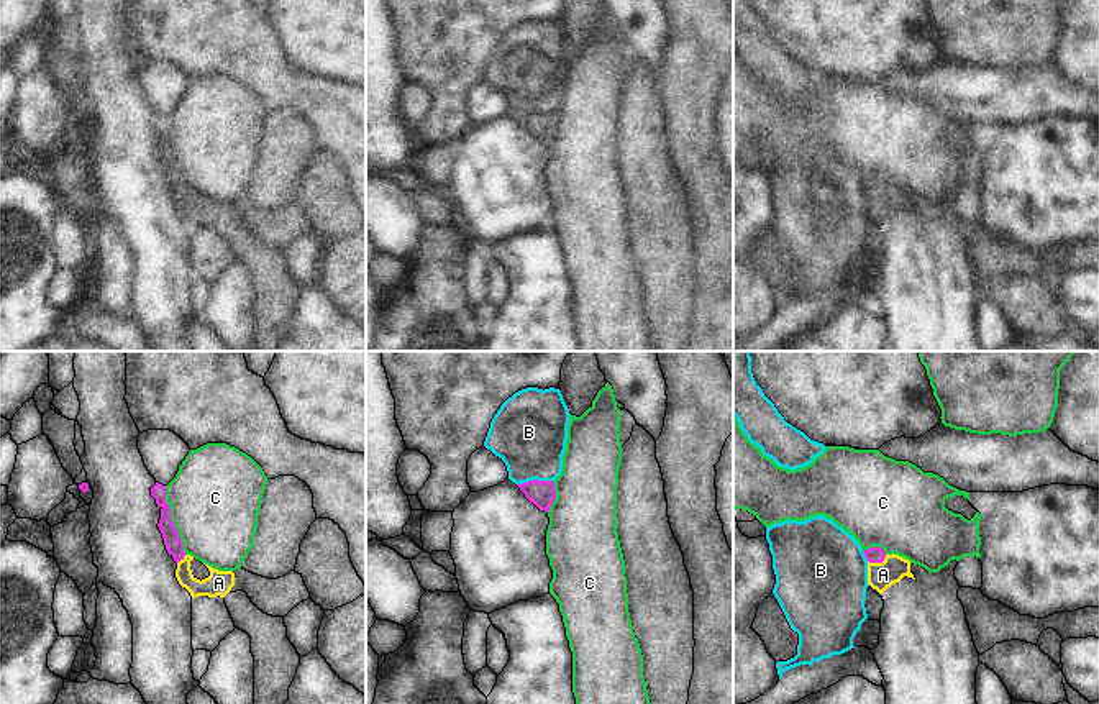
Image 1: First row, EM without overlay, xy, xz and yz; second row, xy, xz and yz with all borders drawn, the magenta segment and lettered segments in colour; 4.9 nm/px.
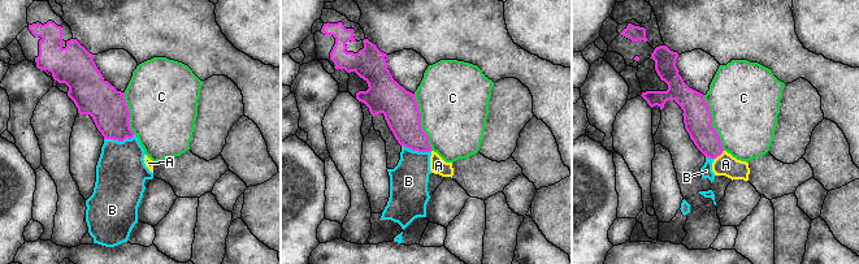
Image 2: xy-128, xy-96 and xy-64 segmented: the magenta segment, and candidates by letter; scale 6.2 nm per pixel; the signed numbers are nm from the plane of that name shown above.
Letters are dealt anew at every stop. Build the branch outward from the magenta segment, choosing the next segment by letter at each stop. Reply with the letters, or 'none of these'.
A

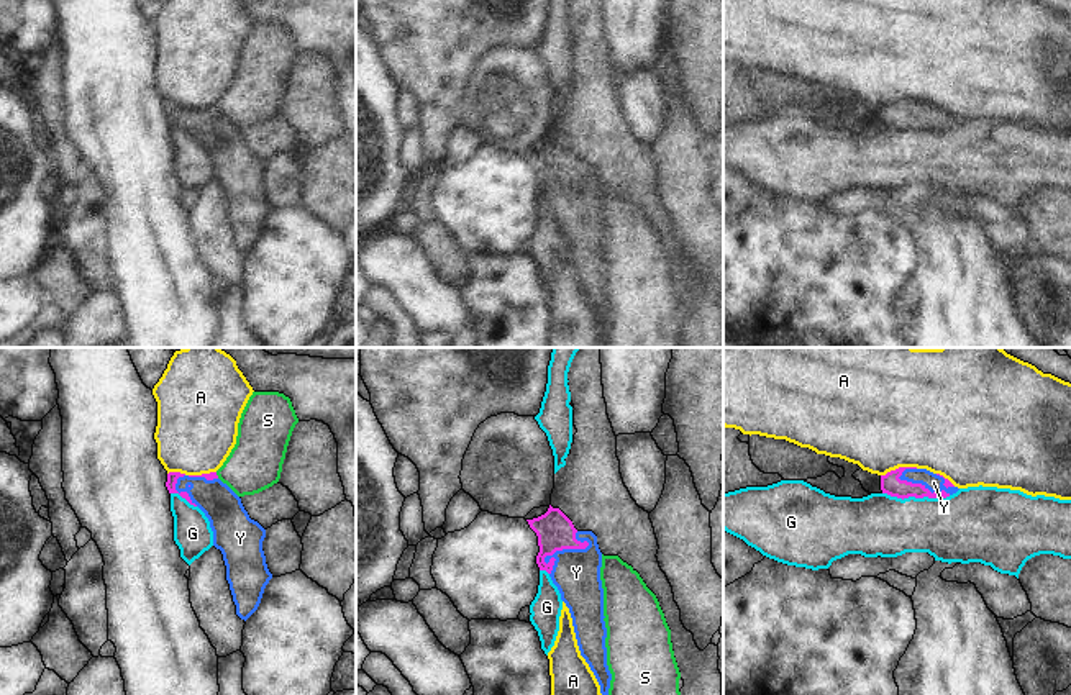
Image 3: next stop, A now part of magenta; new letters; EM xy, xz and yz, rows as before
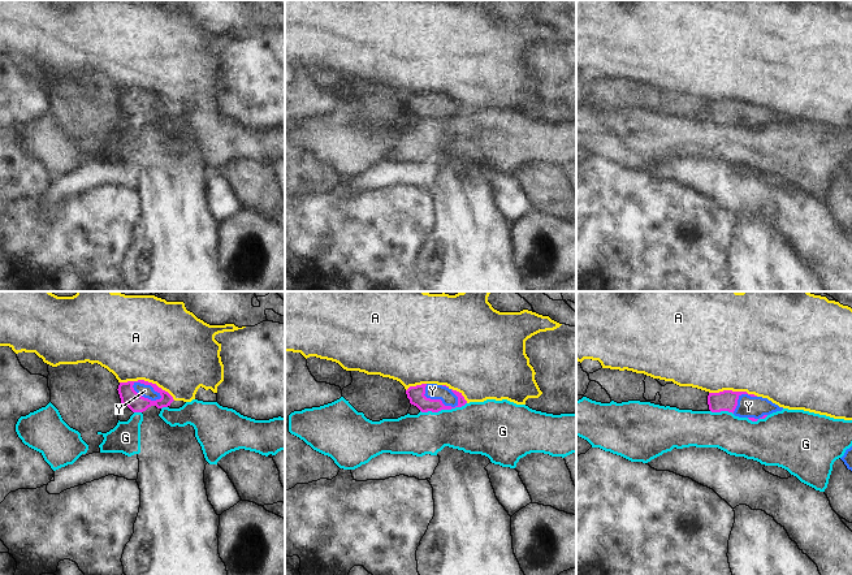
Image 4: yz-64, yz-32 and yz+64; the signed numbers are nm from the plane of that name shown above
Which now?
Y

